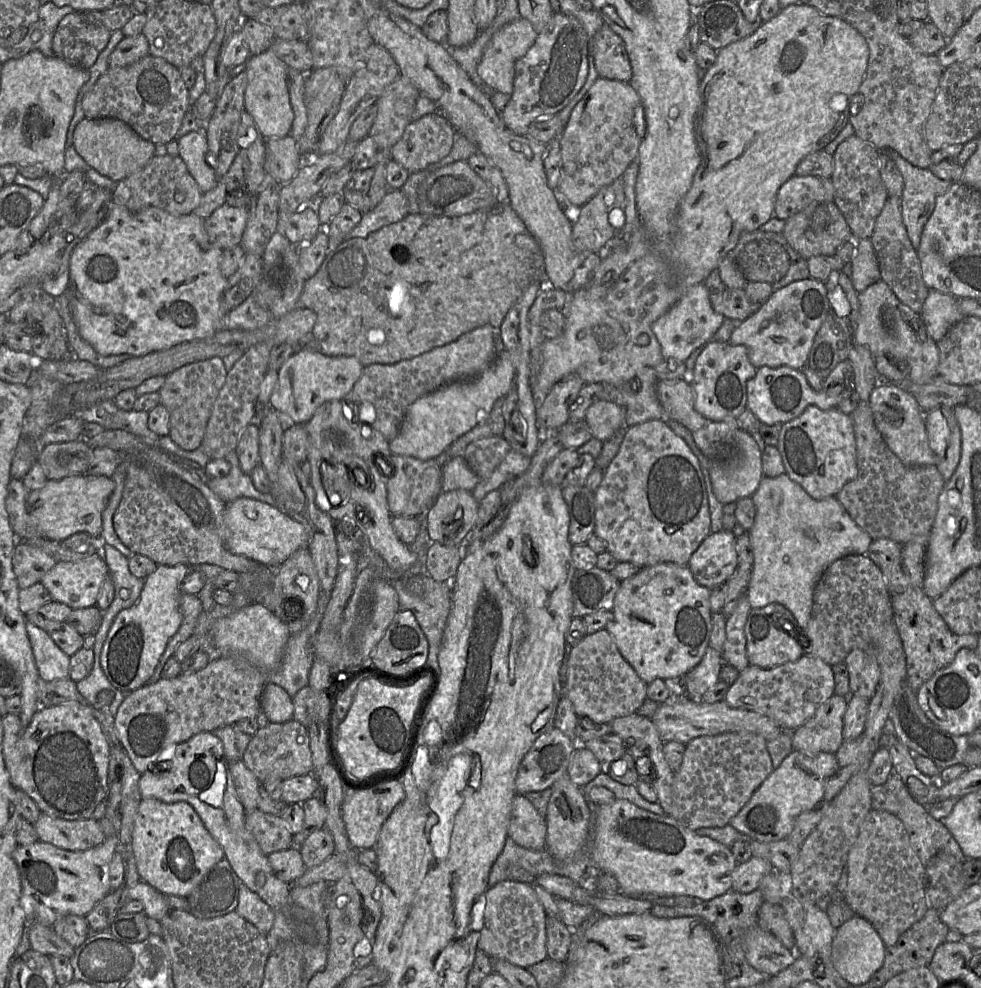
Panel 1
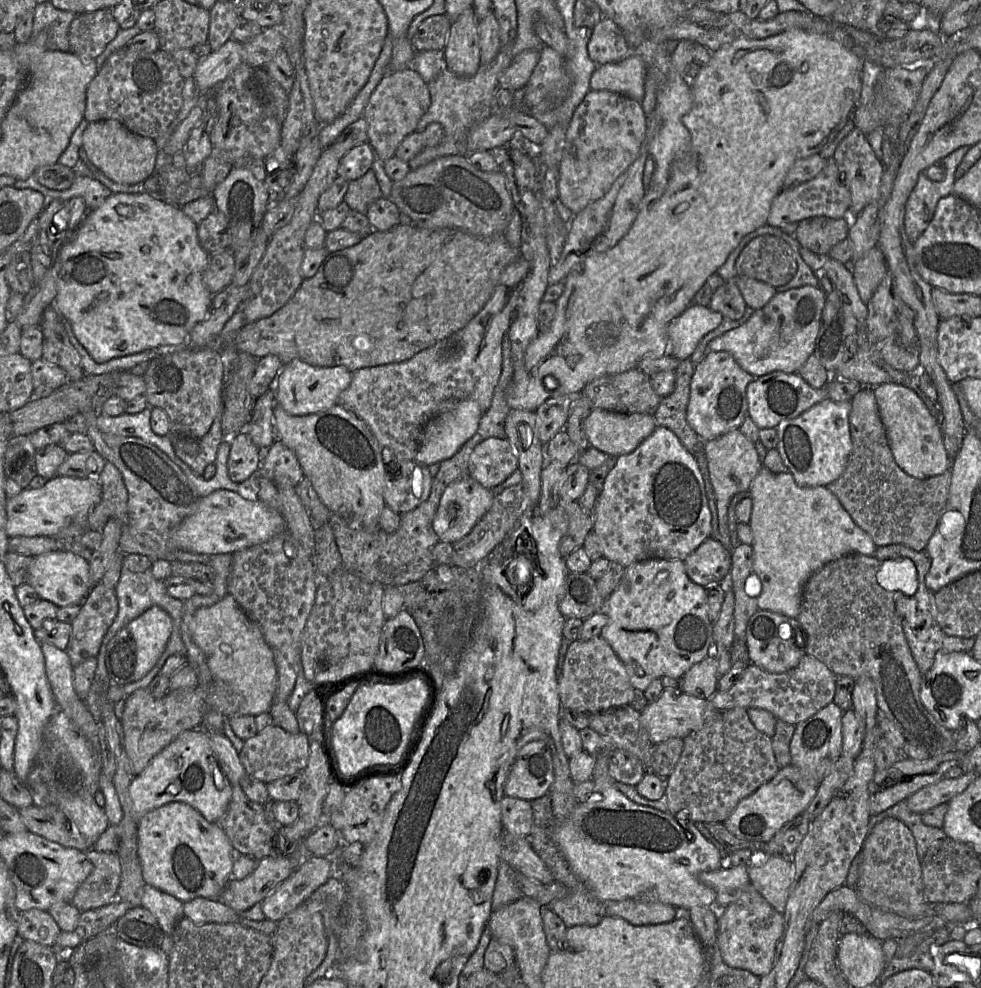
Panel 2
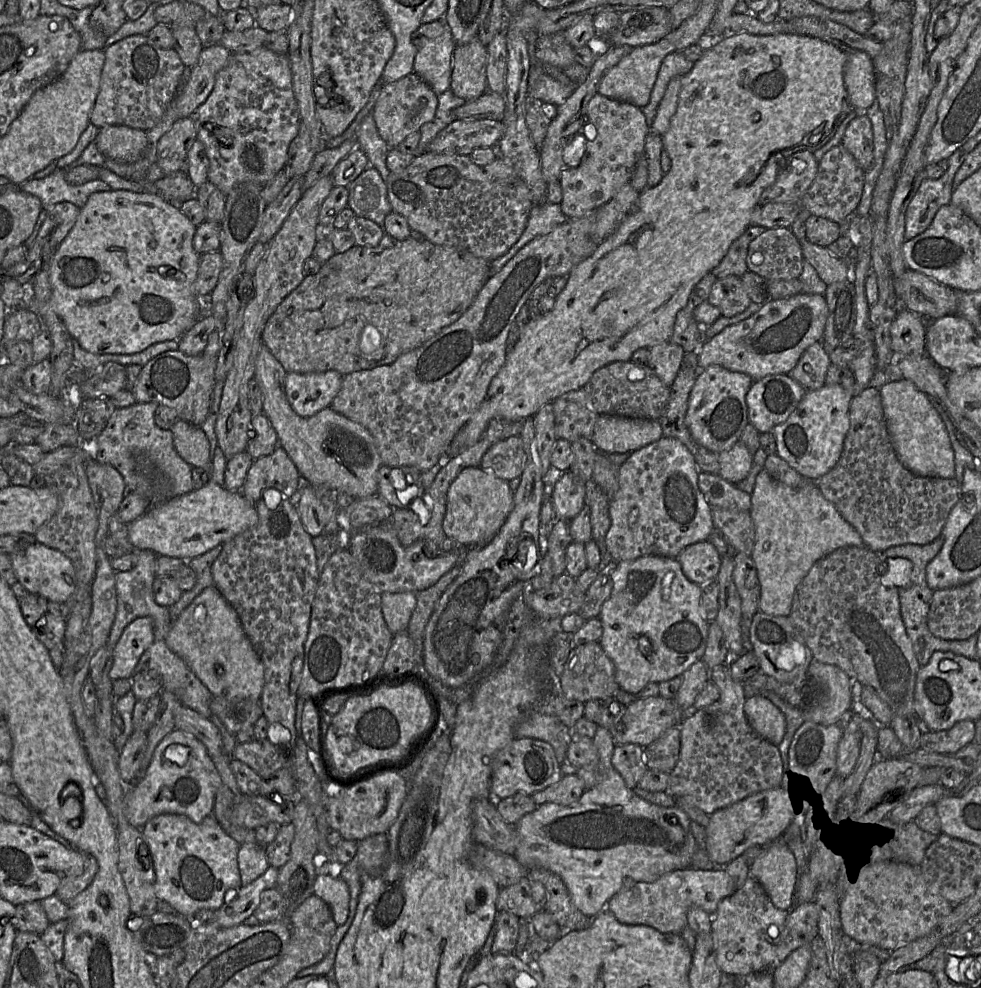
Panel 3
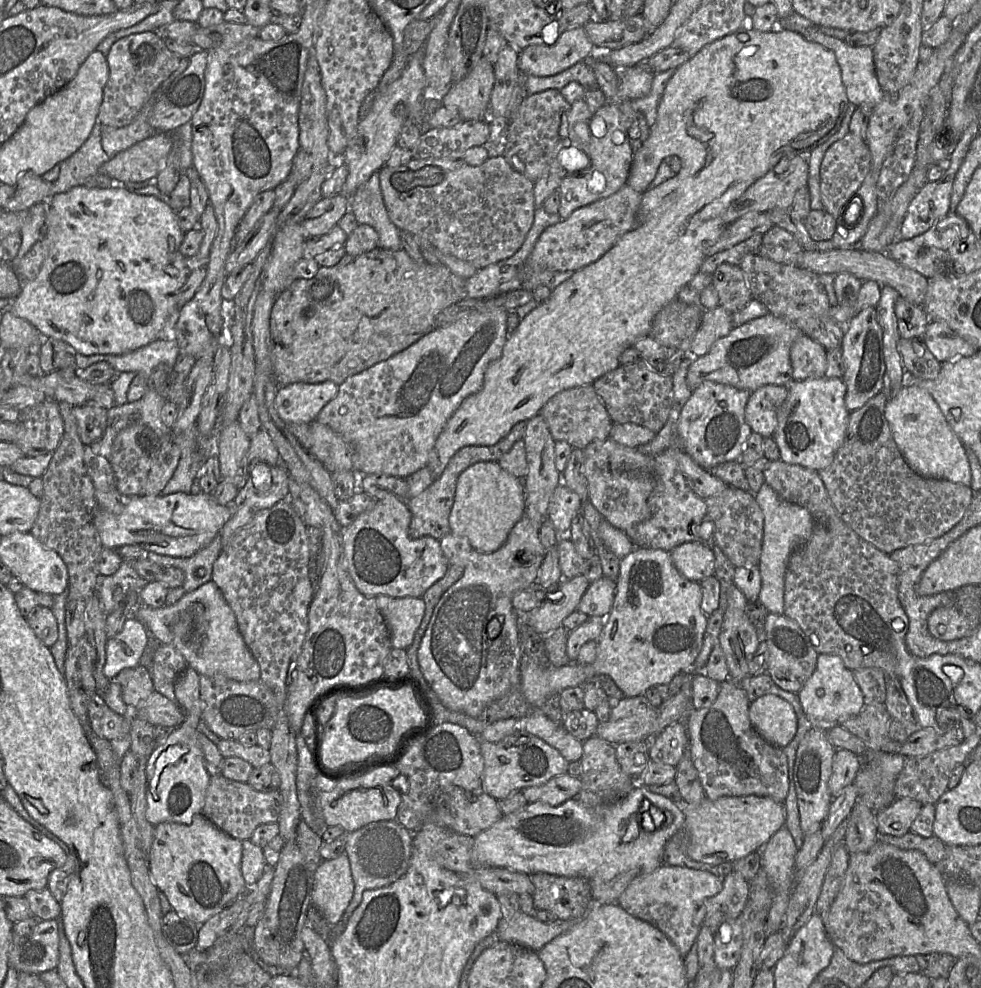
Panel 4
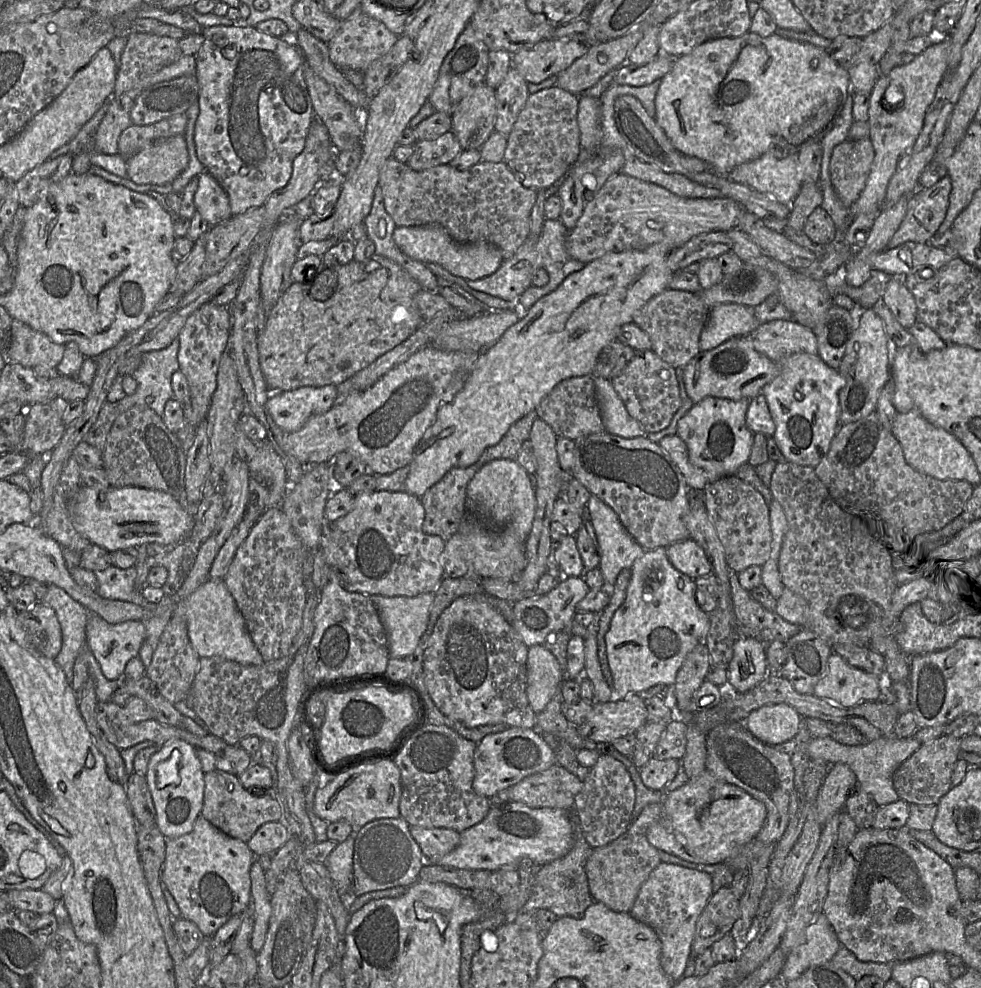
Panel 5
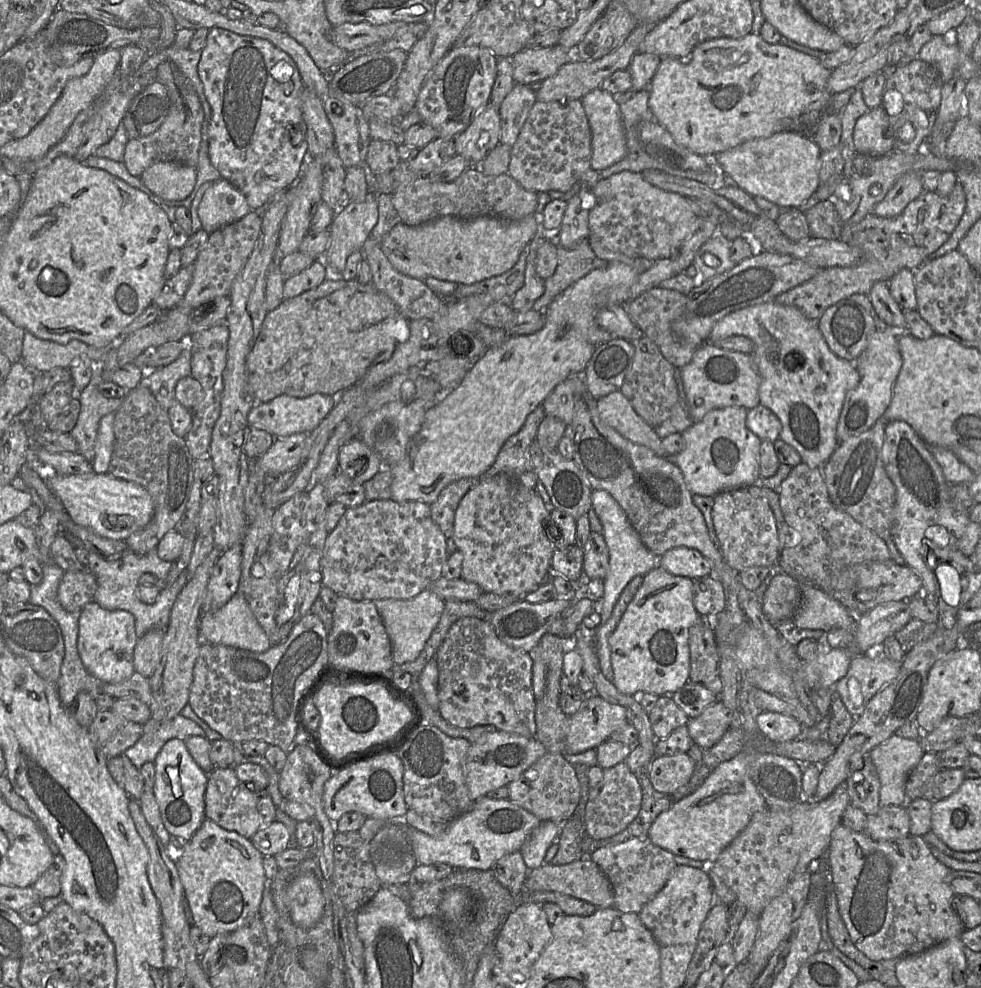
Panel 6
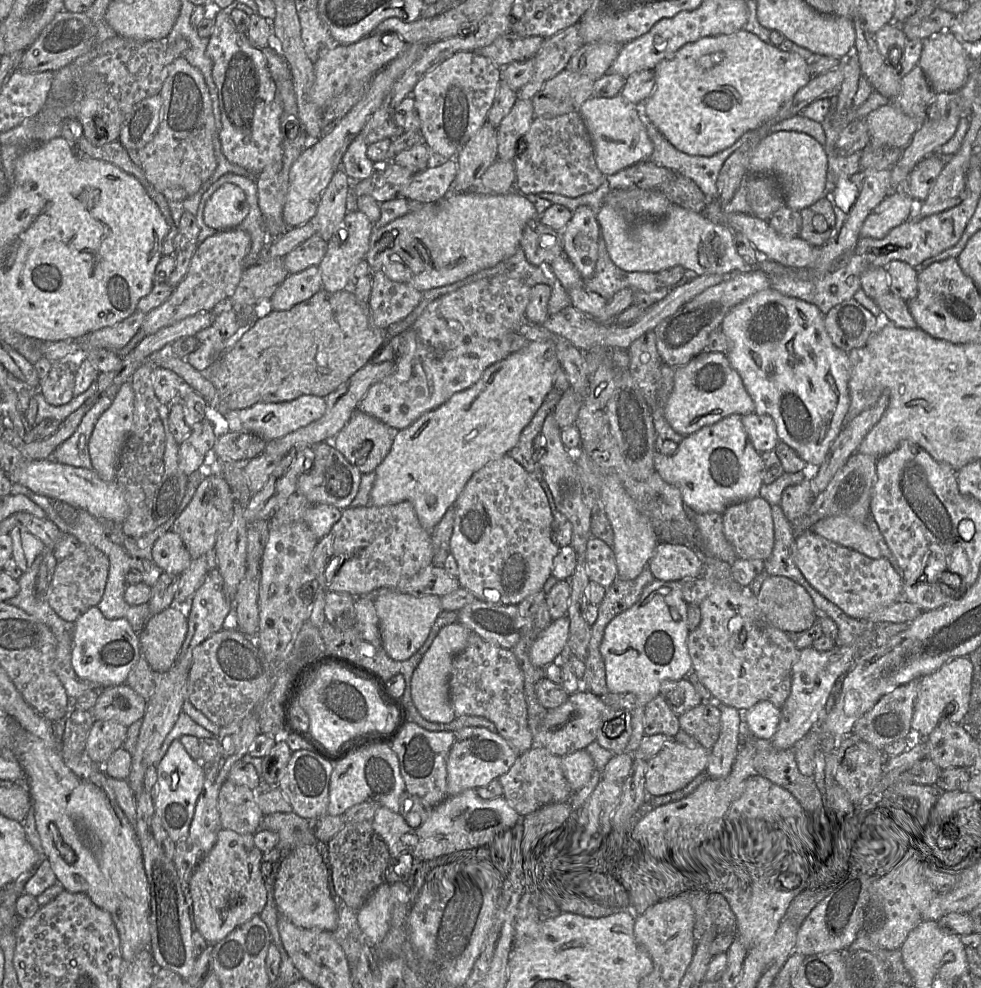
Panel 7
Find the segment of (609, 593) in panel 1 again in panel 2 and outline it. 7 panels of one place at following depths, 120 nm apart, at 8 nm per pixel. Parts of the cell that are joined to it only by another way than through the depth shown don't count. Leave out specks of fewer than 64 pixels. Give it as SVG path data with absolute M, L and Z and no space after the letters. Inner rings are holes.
M569 572L559 601L565 618L586 619L604 610L606 599L599 593L596 580L587 572Z

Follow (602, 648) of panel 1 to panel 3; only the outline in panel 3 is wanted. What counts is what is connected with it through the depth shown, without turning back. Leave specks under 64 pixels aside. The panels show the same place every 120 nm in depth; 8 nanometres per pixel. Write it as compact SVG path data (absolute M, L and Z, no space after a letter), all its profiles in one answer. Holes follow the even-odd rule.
M588 642L570 649L560 675L560 686L566 698L582 703L614 697L620 688L615 680L615 666L599 642Z

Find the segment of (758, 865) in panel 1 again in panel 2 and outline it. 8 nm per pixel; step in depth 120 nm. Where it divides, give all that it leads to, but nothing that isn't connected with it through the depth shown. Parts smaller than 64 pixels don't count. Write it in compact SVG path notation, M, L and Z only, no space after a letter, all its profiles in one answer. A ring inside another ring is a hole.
M728 866L715 871L703 871L698 875L700 882L714 889L715 902L719 906L727 907L735 902L750 883L748 866Z

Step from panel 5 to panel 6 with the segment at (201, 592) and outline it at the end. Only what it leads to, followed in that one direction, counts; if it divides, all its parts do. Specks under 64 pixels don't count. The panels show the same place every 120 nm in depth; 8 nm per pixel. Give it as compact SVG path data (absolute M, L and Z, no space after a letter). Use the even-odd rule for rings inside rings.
M238 592L220 609L202 614L198 631L202 642L231 646L255 653L266 652L272 646L246 599Z

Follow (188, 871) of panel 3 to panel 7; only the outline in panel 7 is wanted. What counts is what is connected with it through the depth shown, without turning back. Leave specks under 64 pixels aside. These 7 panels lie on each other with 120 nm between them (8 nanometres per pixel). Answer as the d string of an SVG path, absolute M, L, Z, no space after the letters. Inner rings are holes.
M222 828L218 832L215 845L194 870L188 888L192 901L194 928L210 945L223 940L254 916L259 916L265 907L267 892L265 878L261 873L262 854L263 852L255 846L252 834L240 834L231 829Z

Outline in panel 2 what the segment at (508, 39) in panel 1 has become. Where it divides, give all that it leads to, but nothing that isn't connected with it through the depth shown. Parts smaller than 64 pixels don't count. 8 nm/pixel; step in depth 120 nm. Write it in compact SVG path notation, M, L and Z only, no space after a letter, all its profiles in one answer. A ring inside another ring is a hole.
M533 49L516 55L509 66L499 75L499 87L512 92L524 88L538 60L539 52Z

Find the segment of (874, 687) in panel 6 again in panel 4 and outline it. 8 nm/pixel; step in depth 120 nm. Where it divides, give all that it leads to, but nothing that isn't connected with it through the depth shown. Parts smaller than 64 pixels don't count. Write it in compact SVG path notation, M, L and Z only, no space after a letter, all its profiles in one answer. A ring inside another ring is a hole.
M831 654L818 655L813 674L797 694L805 715L812 723L829 721L841 724L859 714L865 706L864 695L853 672L846 668L840 657Z

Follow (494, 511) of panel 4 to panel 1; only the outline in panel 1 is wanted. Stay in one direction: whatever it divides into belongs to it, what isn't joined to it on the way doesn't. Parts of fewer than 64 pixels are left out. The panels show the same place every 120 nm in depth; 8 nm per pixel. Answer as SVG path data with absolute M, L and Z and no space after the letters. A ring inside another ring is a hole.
M471 491L442 492L426 515L431 542L445 546L464 545L476 523L478 505Z

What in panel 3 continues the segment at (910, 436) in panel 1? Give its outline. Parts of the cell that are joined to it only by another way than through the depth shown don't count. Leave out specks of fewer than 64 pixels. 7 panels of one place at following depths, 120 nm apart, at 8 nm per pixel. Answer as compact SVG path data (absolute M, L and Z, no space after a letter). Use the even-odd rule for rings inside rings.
M905 378L886 383L879 391L890 442L901 464L917 476L954 478L954 451L949 435L928 395Z

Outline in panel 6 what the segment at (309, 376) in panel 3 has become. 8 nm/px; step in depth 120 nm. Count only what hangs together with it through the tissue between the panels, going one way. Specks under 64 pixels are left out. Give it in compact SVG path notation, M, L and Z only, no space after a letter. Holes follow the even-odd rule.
M320 393L304 398L280 395L265 403L255 403L248 413L247 423L269 432L275 438L284 438L296 433L310 433L332 410L336 397Z

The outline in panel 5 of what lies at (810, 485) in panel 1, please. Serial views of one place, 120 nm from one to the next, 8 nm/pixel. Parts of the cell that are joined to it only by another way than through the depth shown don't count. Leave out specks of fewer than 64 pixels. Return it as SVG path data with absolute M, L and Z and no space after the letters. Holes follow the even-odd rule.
M808 353L792 354L778 365L779 374L761 391L776 425L773 438L787 462L817 466L827 457L833 441L843 427L840 392L846 387L846 377L840 370L829 367L819 355Z

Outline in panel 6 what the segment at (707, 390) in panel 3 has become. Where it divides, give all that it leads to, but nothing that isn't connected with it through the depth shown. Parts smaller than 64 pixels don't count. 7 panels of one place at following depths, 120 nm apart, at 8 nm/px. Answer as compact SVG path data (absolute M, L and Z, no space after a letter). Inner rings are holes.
M729 406L709 411L701 421L681 433L683 449L671 459L681 470L692 494L715 496L760 481L759 454L761 439L746 426L748 410Z

